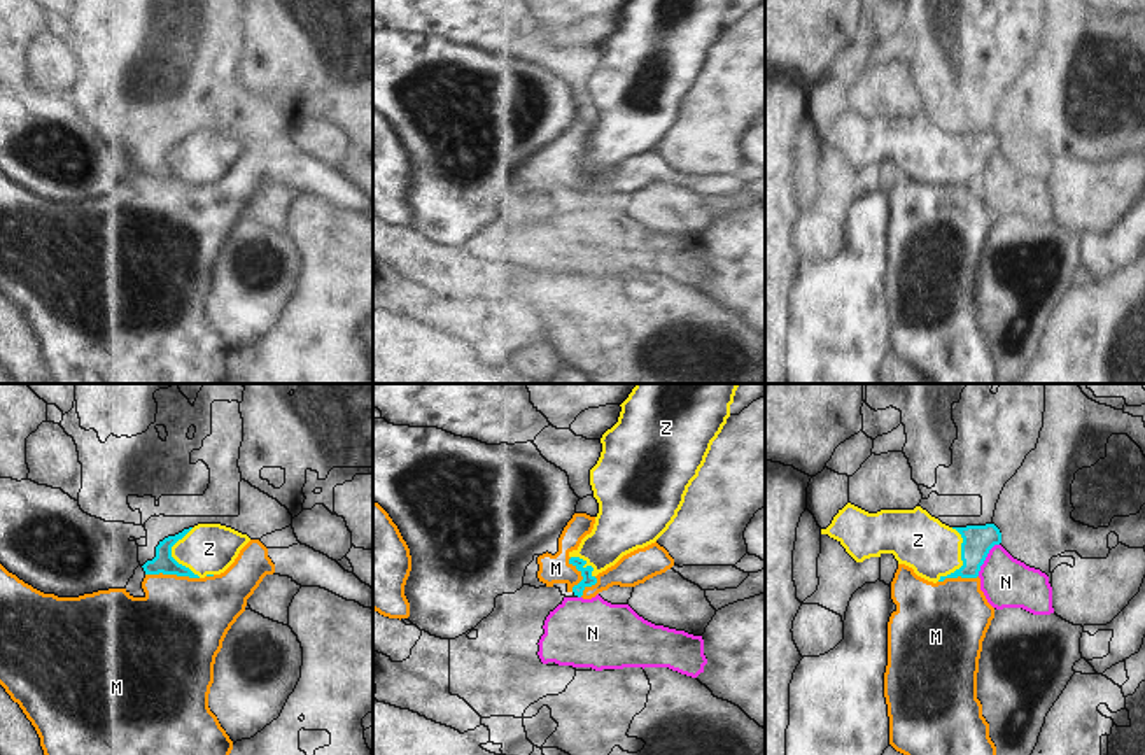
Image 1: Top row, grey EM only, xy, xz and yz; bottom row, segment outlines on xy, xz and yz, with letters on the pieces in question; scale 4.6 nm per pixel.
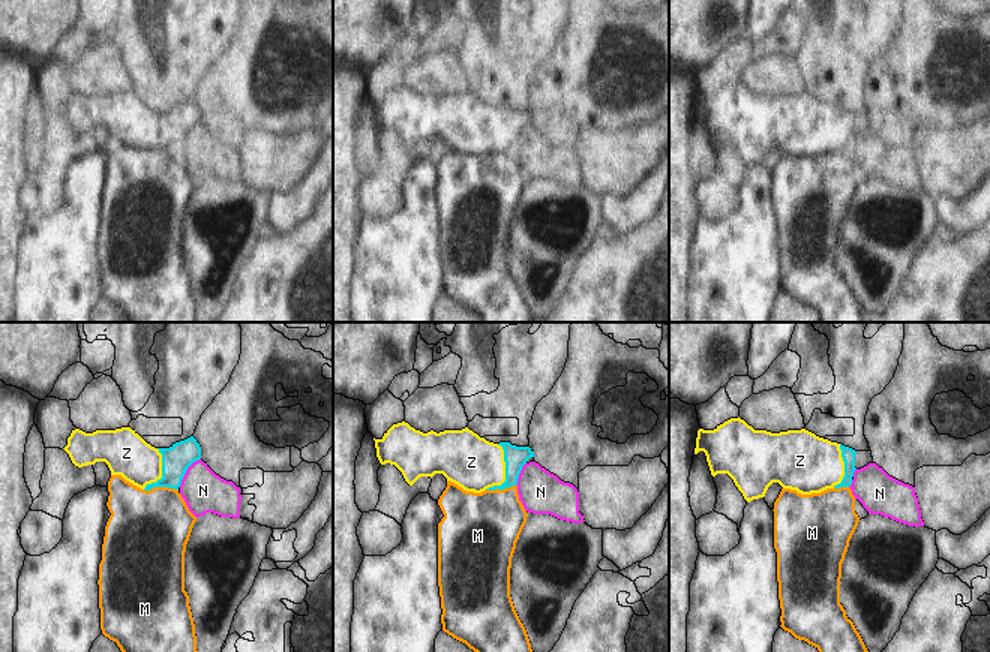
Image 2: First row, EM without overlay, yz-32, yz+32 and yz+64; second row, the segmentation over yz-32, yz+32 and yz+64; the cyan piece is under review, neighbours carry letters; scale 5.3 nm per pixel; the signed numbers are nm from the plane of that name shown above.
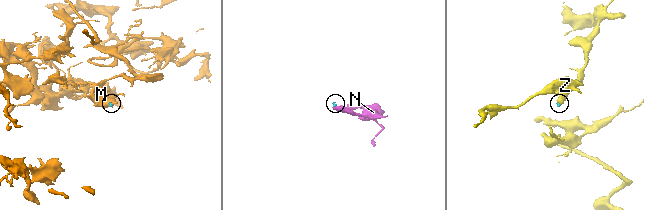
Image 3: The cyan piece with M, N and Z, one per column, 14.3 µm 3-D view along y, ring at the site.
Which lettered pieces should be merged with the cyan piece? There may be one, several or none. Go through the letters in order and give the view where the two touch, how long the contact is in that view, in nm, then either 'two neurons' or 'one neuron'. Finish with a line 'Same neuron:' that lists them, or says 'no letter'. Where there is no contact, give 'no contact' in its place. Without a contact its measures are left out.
M: contact in xy; length 240 nm; two neurons
N: contact in yz; length 180 nm; two neurons
Z: contact in yz; length 260 nm; one neuron
Same neuron: Z

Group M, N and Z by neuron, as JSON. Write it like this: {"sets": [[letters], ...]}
{"sets": [["M"], ["N"], ["Z"]]}

